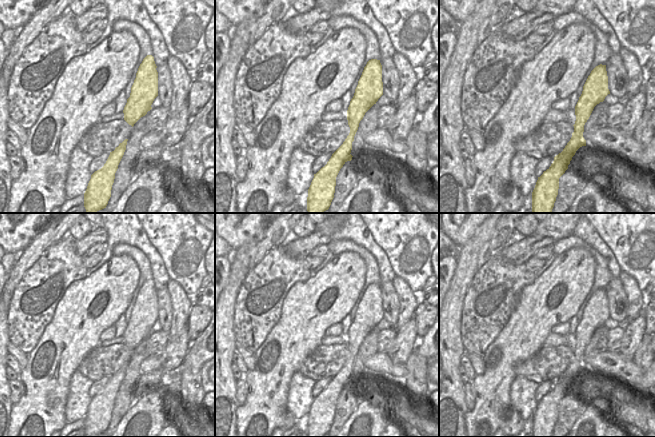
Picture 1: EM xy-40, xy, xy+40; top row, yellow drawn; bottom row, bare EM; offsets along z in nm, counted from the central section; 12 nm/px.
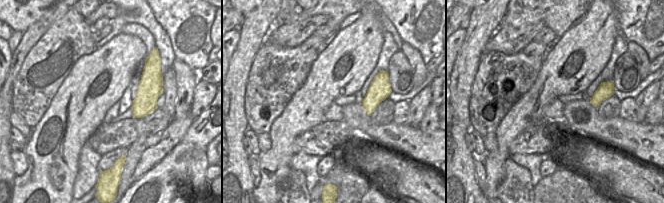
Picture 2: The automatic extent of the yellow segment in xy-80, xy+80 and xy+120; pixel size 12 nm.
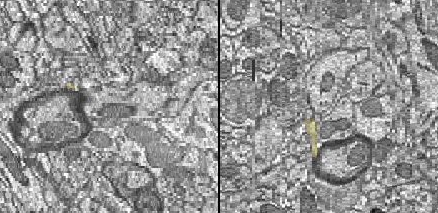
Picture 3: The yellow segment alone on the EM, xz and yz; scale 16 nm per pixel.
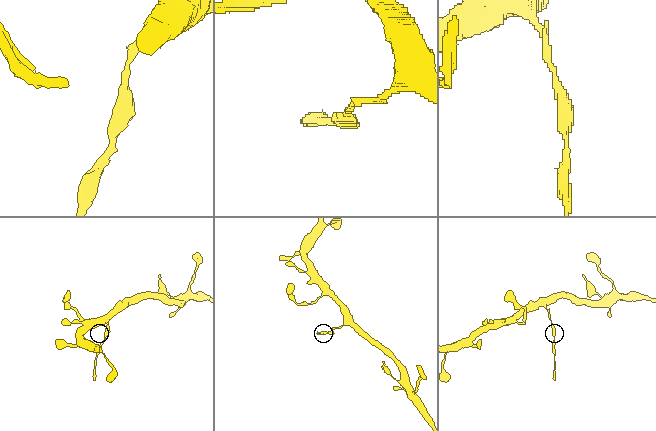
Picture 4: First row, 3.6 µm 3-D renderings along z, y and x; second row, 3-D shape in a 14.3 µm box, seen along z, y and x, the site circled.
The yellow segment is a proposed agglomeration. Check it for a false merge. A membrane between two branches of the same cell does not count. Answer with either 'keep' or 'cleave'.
cleave

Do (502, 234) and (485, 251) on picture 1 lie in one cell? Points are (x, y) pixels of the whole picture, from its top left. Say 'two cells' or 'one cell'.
one cell

